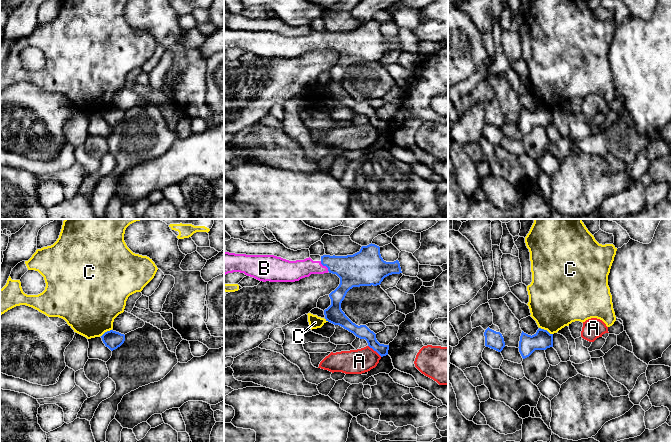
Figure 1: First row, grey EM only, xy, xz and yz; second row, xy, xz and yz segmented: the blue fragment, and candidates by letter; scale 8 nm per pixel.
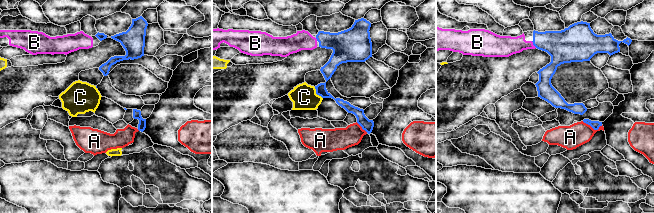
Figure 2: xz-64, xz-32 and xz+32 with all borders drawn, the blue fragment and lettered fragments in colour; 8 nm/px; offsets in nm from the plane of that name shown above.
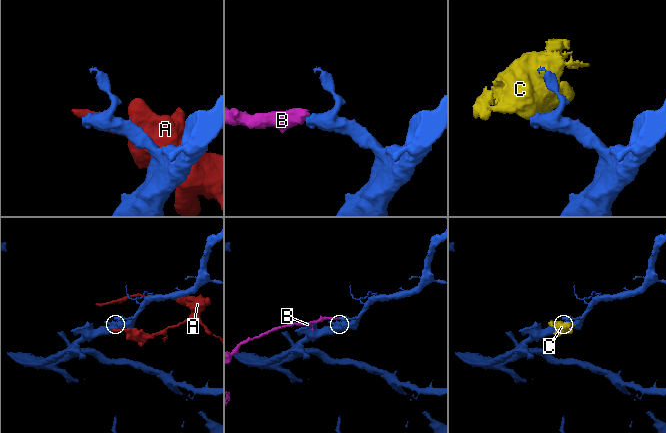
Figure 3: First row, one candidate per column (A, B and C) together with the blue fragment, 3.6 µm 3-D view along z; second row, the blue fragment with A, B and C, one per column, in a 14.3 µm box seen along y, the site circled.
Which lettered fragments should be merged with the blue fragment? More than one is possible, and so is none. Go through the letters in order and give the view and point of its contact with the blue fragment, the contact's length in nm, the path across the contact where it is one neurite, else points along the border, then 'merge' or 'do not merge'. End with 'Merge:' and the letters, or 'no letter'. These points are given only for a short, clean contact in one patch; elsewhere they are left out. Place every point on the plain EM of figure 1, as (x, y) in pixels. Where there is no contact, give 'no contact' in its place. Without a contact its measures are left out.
A: xz (375, 126) | 140 nm | along xz (368, 121), (381, 132) | do not merge
B: xz (325, 41) | 120 nm | across xz (355, 46), (340, 41), (325, 41), (295, 46) | merge
C: yz (546, 106) | 130 nm | along yz (539, 103), (552, 110) | do not merge
Merge: B

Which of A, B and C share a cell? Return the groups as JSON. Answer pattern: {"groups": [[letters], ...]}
{"groups": [["A"], ["B"], ["C"]]}

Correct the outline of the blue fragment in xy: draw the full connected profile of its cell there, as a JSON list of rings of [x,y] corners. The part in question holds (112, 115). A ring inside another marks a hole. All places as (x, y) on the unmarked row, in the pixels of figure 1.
[[[113,106],[105,108],[101,114],[105,122],[108,123],[111,127],[120,123],[125,117],[124,110]]]

